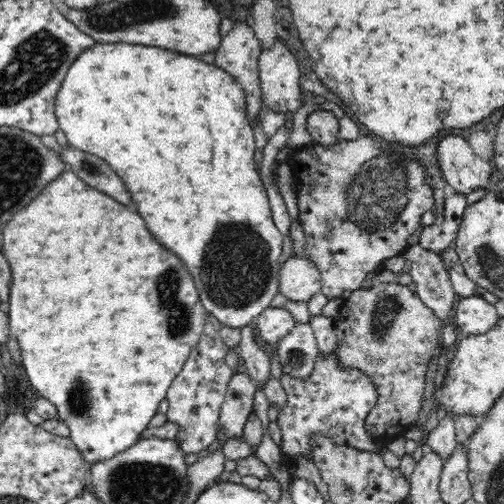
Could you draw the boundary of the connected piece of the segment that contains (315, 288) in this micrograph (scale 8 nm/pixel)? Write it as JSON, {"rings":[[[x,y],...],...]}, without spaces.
{"rings":[[[294,253],[280,265],[279,292],[289,300],[308,300],[321,291],[322,274],[306,254]]]}

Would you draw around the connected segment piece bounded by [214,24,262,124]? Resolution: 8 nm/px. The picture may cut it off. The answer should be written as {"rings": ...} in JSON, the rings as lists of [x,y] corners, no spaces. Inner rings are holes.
{"rings":[[[234,24],[228,35],[221,38],[220,46],[215,50],[214,63],[228,71],[244,89],[247,104],[245,111],[252,124],[258,121],[262,112],[258,72],[261,50],[261,42],[250,24]]]}

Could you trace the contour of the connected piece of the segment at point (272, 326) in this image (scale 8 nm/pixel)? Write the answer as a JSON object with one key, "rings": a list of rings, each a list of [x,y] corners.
{"rings":[[[269,305],[262,311],[260,316],[254,320],[262,340],[267,343],[276,344],[288,334],[298,322],[294,319],[292,312],[286,307],[274,307]]]}

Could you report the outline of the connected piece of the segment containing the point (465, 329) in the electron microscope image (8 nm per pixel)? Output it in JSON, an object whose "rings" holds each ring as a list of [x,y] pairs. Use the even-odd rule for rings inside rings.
{"rings":[[[480,296],[458,298],[454,321],[462,334],[486,334],[499,319],[495,305]]]}

